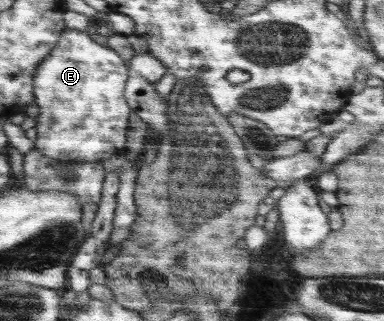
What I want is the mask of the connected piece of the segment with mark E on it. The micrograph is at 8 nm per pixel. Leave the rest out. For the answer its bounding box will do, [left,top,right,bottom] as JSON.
[33,28,165,164]

